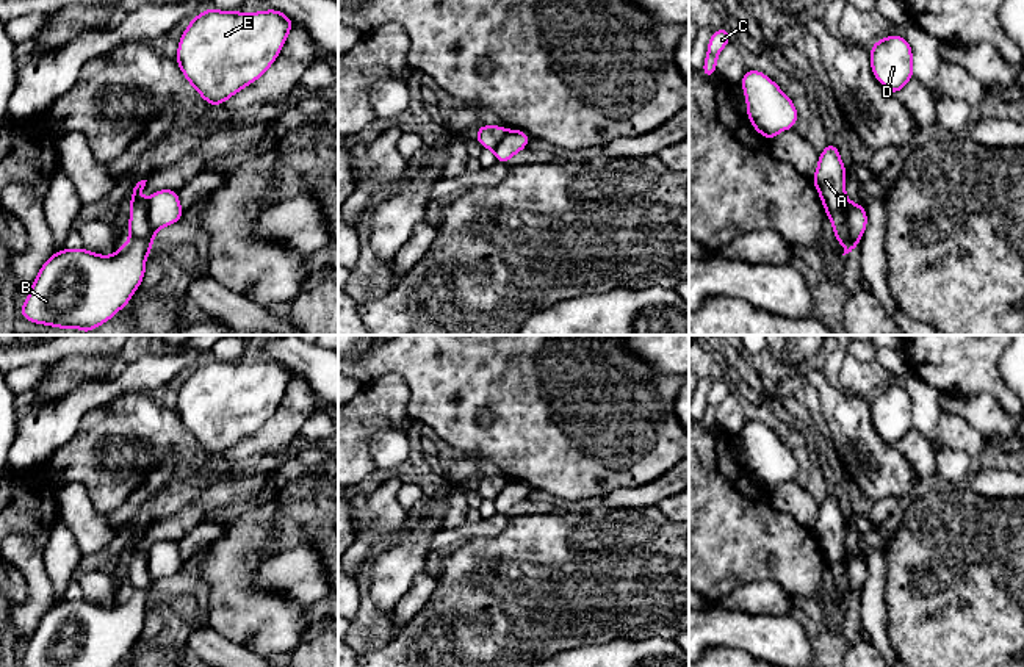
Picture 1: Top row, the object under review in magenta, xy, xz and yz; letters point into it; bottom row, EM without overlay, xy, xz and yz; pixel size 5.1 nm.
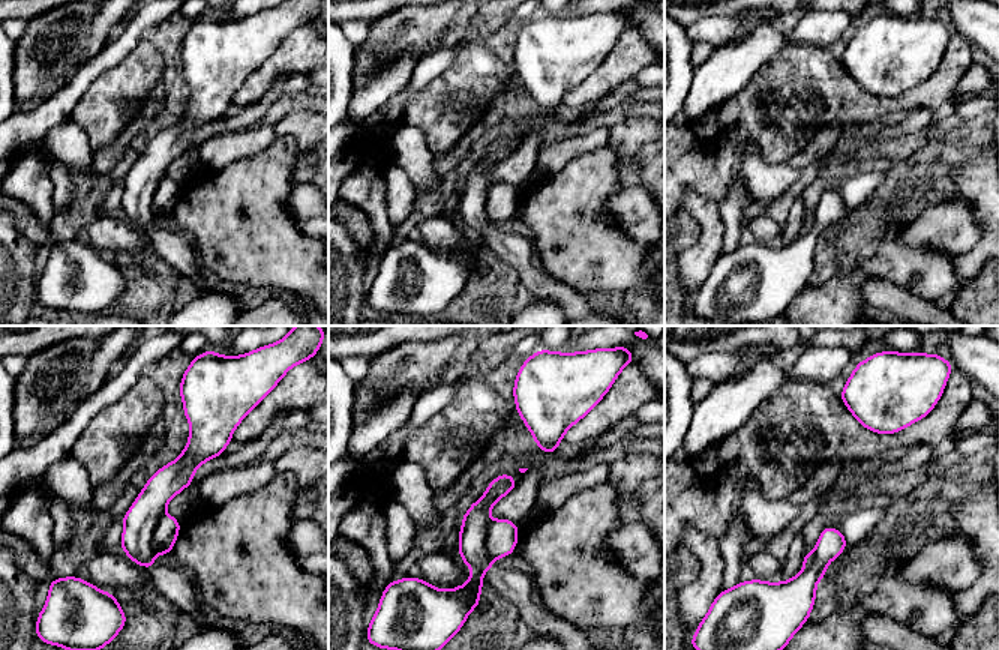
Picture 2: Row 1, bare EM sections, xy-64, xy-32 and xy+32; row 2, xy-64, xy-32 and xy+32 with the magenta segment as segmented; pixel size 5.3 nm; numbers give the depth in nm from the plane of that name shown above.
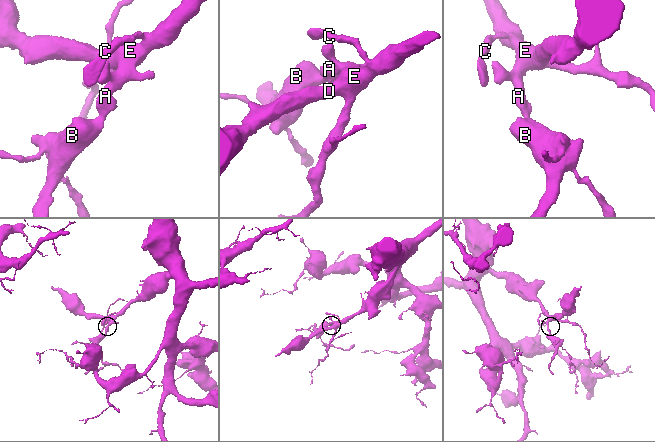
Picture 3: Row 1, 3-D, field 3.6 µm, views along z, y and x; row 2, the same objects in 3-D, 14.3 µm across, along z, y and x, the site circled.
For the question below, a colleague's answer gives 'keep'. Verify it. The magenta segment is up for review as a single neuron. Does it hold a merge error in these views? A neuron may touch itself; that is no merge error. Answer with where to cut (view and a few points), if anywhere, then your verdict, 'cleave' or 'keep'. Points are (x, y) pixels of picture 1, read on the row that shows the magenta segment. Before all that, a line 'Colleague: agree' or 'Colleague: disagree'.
Colleague: disagree
yz (844, 198), (844, 219), (849, 229), (846, 245) | cleave

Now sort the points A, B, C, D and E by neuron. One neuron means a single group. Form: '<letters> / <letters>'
A C D E / B

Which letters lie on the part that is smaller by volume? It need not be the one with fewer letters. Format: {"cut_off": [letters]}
{"cut_off": ["B"]}

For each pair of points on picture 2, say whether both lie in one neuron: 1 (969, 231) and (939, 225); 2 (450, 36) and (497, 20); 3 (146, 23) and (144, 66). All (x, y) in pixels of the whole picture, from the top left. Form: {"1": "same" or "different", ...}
{"1": "same", "2": "same", "3": "different"}

